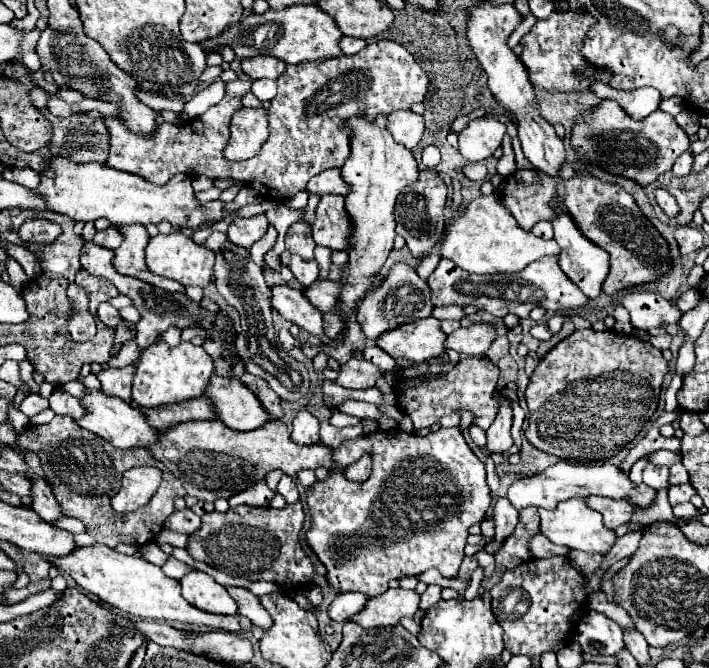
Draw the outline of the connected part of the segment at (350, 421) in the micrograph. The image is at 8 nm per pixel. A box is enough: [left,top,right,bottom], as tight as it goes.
[328,411,362,427]

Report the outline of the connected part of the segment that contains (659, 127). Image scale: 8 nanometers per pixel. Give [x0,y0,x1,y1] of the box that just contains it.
[570,99,690,185]

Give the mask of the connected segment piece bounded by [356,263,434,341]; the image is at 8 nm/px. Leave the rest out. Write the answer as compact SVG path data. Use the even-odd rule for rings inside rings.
M394 263L392 269L388 271L388 275L384 277L384 281L362 299L356 319L358 319L364 335L370 341L376 341L384 331L390 331L402 323L430 317L432 309L434 309L434 305L430 301L430 287L426 285L426 281L420 279L408 263Z

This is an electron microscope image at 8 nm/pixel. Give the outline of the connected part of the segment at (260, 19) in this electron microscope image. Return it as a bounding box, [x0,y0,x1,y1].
[198,5,342,63]

